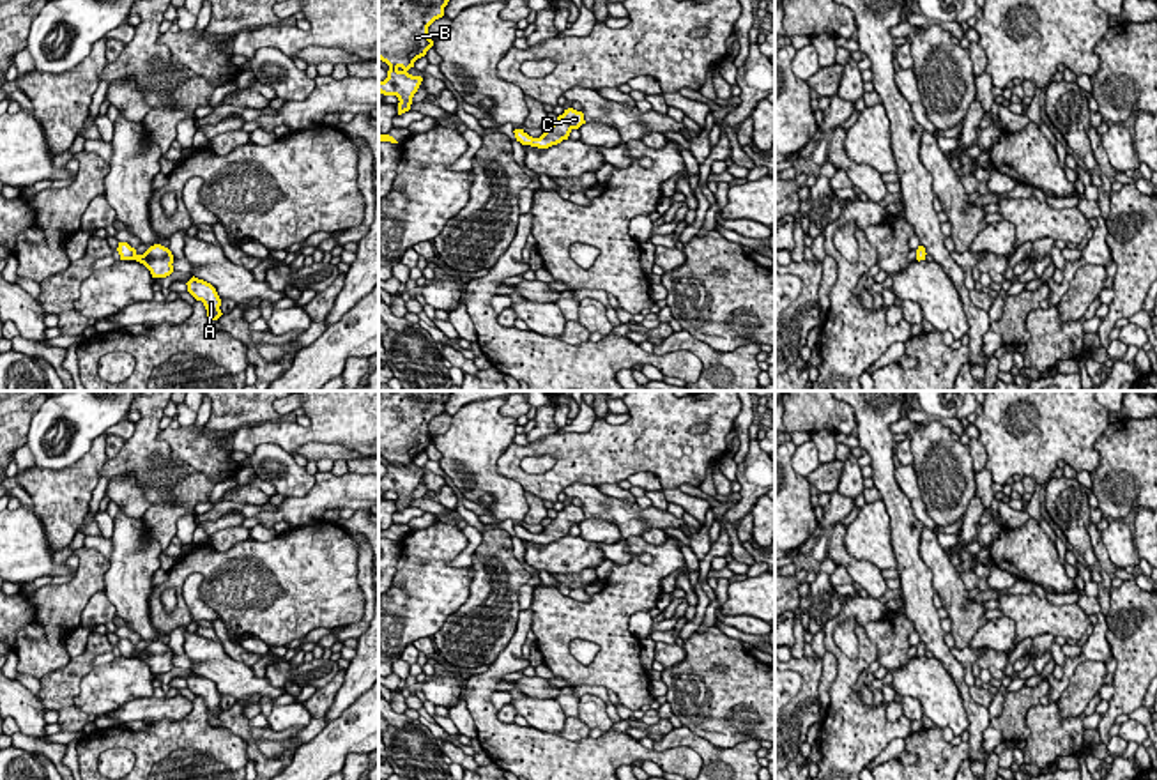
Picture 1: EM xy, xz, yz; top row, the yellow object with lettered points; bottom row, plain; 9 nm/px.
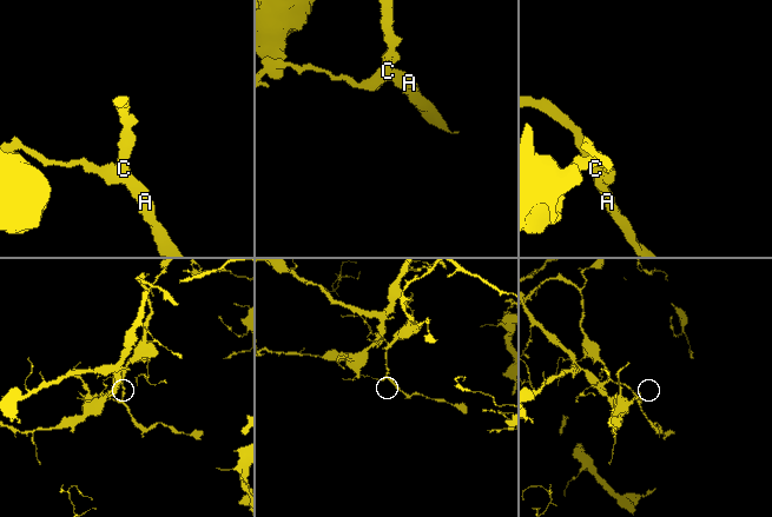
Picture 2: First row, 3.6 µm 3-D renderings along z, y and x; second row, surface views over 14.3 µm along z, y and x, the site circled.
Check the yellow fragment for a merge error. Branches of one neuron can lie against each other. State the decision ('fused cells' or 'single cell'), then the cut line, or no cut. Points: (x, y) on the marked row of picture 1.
fused cells | xz (529, 137), (531, 144)

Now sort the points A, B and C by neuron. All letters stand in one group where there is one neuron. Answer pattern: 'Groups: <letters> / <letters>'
Groups: A C / B

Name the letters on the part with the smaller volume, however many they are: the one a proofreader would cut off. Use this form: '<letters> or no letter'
A, C

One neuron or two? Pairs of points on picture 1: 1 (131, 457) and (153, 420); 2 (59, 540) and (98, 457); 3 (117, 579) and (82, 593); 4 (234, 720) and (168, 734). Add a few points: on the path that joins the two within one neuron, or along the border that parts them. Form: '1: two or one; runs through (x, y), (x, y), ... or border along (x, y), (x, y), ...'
1: one; runs through (140, 448), (147, 428)
2: one; runs through (61, 519), (61, 499), (82, 478)
3: two; border along (110, 561), (103, 589)
4: two; border along (220, 726), (245, 741), (246, 757)

